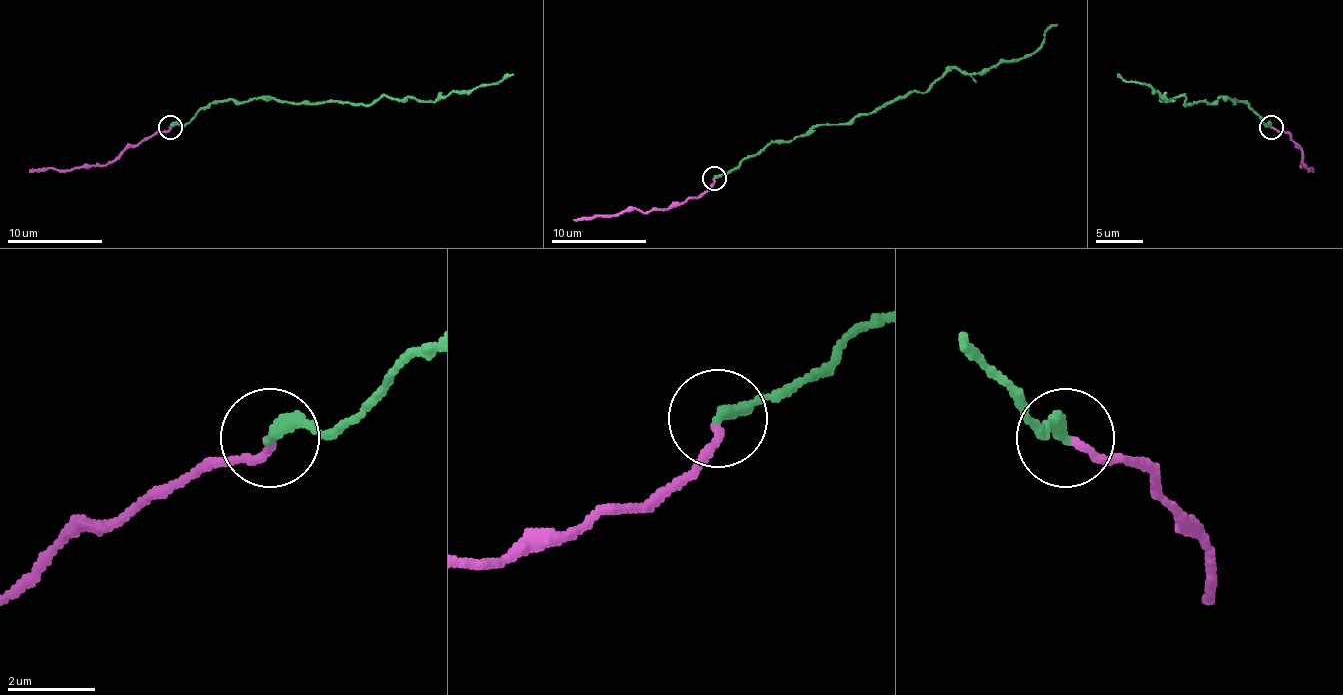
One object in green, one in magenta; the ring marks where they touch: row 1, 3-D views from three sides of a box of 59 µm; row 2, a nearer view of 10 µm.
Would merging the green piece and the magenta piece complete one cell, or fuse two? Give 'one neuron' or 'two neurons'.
one neuron

